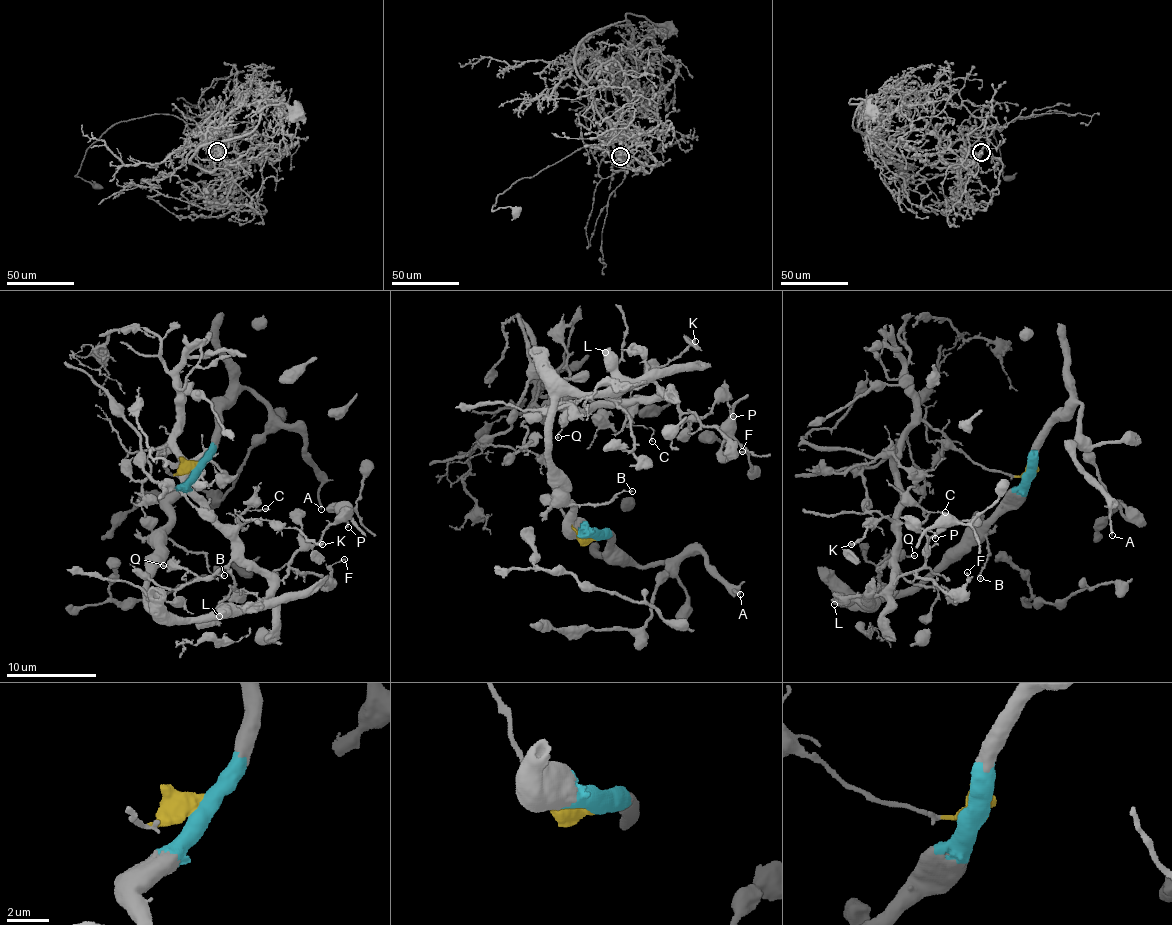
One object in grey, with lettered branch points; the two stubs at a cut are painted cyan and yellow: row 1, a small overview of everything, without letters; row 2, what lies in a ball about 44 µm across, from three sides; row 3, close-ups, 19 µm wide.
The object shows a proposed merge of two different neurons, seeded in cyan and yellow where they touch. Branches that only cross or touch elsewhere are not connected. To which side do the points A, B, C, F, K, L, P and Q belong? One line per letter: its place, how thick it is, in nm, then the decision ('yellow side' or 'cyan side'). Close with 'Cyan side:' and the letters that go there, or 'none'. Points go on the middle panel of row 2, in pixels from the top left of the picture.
A: (740, 594) | 180 nm | cyan side
B: (632, 491) | 120 nm | cyan side
C: (652, 441) | 130 nm | yellow side
F: (742, 451) | 120 nm | yellow side
K: (695, 341) | 220 nm | yellow side
L: (605, 352) | 650 nm | cyan side
P: (733, 416) | 150 nm | yellow side
Q: (558, 437) | 130 nm | yellow side
Cyan side: A, B, L

